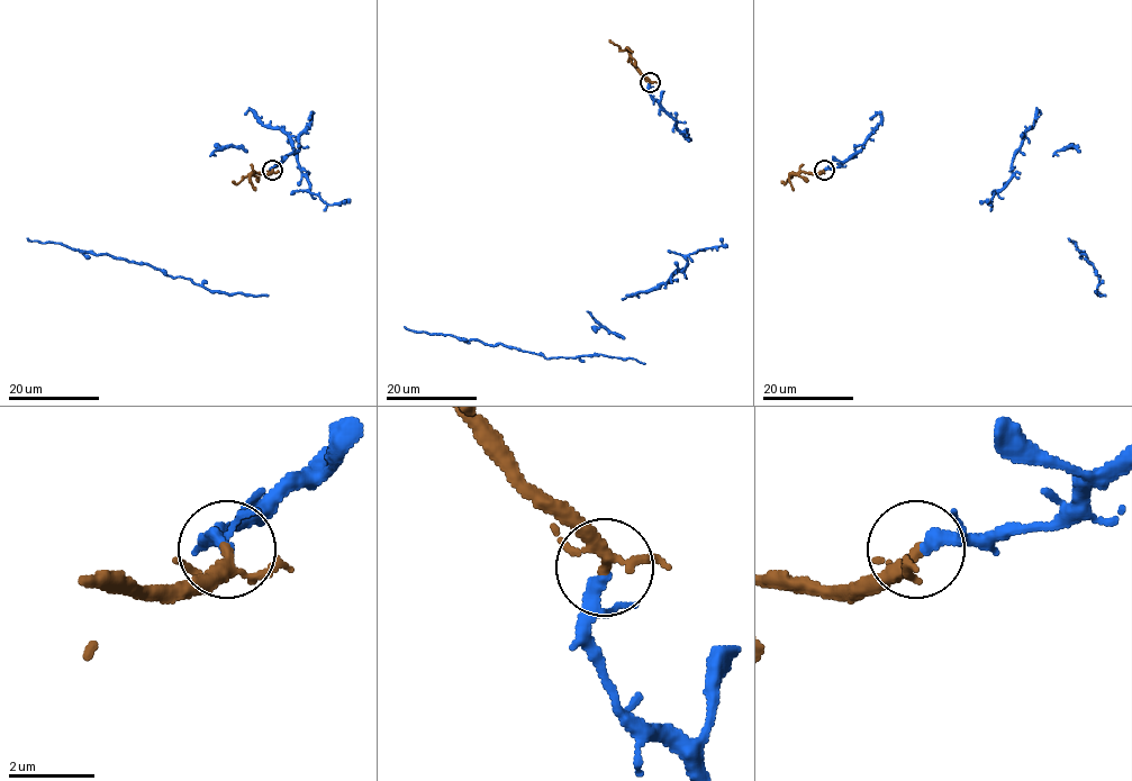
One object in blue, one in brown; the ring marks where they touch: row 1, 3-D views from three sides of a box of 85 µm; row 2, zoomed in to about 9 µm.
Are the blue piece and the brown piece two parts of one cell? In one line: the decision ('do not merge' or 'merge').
merge

